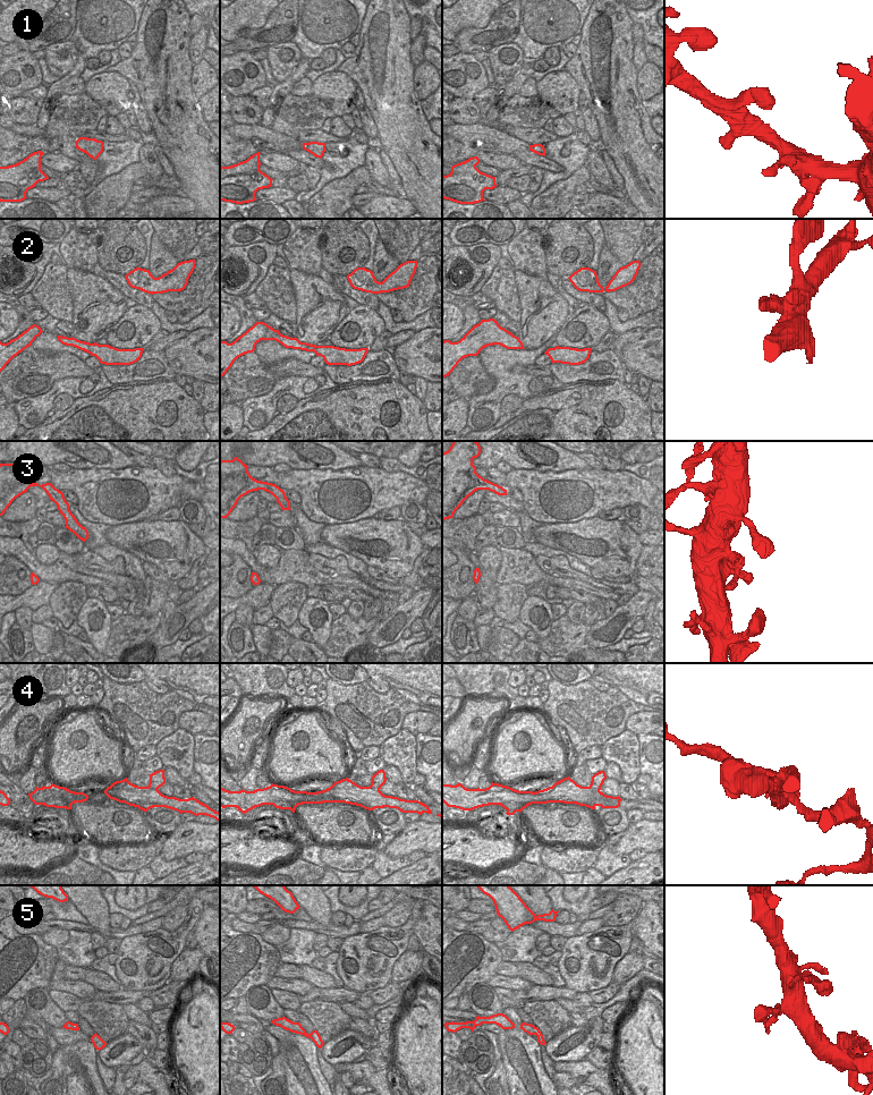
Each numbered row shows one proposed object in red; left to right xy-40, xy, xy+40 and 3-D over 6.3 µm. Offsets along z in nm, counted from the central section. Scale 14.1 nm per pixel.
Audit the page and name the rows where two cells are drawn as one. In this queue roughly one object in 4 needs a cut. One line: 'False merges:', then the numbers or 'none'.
False merges: 4.

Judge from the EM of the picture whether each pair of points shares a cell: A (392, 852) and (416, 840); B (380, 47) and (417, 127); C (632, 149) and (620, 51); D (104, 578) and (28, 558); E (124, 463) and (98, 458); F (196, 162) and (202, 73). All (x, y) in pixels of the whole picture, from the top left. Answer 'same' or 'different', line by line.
A: same
B: same
C: same
D: same
E: same
F: different

